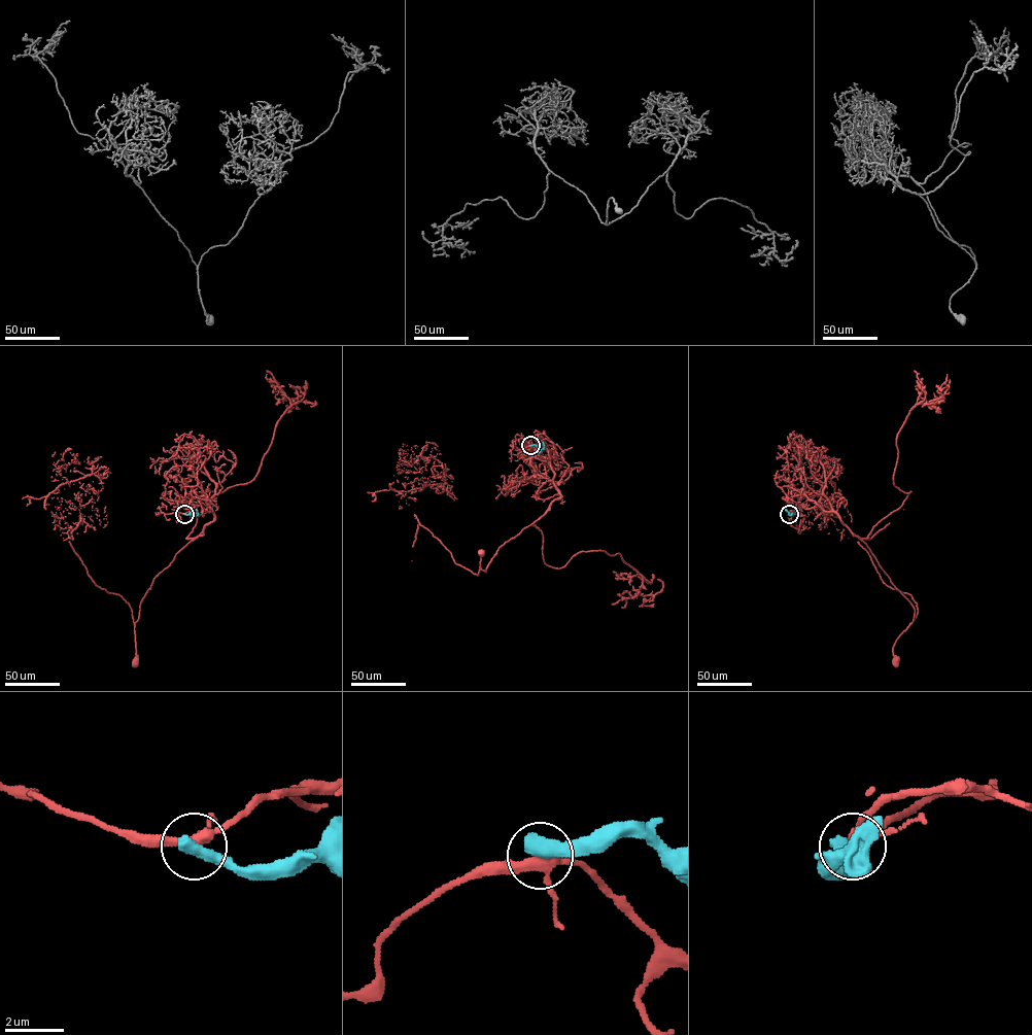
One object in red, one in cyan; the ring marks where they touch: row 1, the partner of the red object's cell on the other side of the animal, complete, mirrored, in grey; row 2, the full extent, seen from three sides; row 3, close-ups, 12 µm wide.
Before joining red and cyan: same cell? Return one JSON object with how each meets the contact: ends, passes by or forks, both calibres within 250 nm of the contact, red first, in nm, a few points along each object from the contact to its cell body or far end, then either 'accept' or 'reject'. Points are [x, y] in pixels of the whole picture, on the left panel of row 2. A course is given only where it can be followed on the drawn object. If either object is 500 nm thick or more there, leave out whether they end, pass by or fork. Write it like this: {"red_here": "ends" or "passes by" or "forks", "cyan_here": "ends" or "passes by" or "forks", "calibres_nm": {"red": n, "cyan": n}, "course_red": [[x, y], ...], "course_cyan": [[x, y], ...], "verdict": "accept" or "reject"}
{"calibres_nm": {"red": 300, "cyan": 600}, "course_red": [[184, 514], [192, 510], [186, 504], [184, 509], [201, 506], [214, 519], [155, 577], [140, 602], [134, 661]], "course_cyan": [[184, 514], [197, 515], [196, 509]], "verdict": "reject"}

